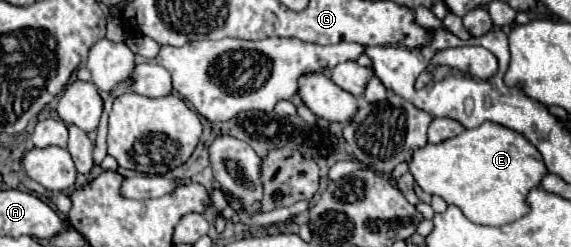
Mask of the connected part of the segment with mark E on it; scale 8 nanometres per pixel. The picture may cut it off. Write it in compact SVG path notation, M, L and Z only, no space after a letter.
M484 122L478 128L464 130L460 136L444 140L440 144L426 144L424 148L416 148L412 154L414 156L408 164L408 170L414 176L416 184L426 194L440 196L446 204L458 206L460 210L464 210L464 216L468 220L484 226L504 226L524 216L528 212L528 206L524 202L526 194L532 188L540 186L540 180L546 174L546 166L540 152L524 136L494 122Z

